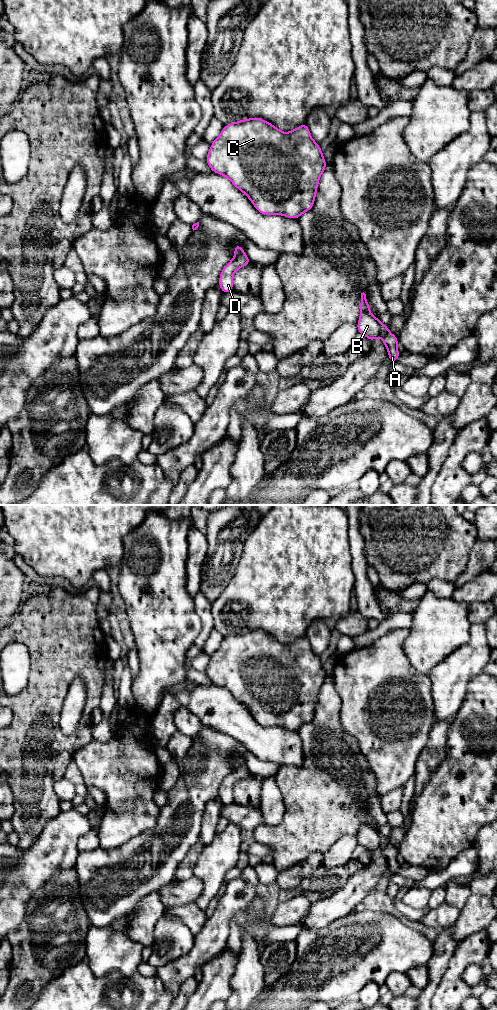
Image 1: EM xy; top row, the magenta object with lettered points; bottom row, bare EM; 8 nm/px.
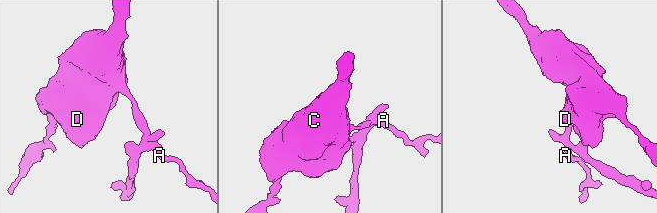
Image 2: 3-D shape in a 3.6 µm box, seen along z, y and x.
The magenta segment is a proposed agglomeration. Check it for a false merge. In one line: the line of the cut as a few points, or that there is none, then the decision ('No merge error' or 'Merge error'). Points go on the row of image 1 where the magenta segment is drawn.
Split along xy (378, 321), (379, 334). Merge error

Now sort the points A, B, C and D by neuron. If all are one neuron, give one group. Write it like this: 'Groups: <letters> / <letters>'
Groups: A C D / B

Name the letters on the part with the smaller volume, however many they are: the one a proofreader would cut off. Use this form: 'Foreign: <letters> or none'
Foreign: B

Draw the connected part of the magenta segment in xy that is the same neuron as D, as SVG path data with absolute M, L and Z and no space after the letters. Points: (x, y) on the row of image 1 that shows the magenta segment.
M234 244L234 251L235 255L233 259L226 264L219 276L218 285L224 294L233 291L233 276L235 271L252 263L239 244Z

